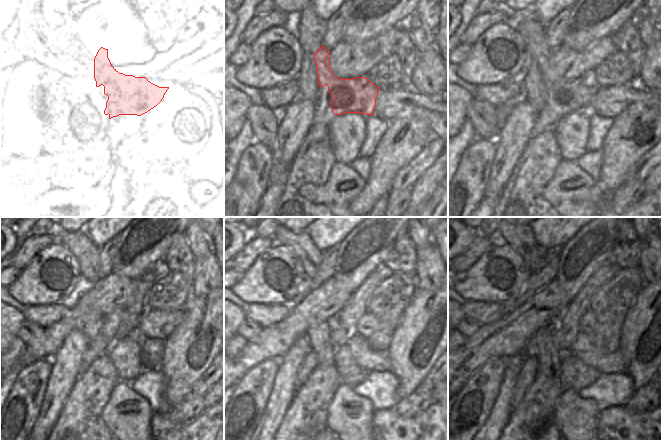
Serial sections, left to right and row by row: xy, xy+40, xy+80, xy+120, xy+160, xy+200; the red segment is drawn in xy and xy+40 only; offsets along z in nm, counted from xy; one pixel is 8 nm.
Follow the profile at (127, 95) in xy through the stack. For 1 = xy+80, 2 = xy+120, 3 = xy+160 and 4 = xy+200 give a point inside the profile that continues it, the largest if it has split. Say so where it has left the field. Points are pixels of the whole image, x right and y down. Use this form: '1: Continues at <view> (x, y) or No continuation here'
1: Continues at xy+80 (574, 95)
2: Continues at xy+120 (79, 244)
3: Continues at xy+160 (302, 244)
4: Continues at xy+200 (520, 237)

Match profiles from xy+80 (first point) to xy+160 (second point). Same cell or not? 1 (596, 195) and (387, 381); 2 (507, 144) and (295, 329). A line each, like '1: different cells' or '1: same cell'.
1: different cells
2: different cells

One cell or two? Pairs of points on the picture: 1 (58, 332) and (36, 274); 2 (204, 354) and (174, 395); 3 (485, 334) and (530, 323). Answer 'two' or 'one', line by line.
1: two
2: one
3: one

